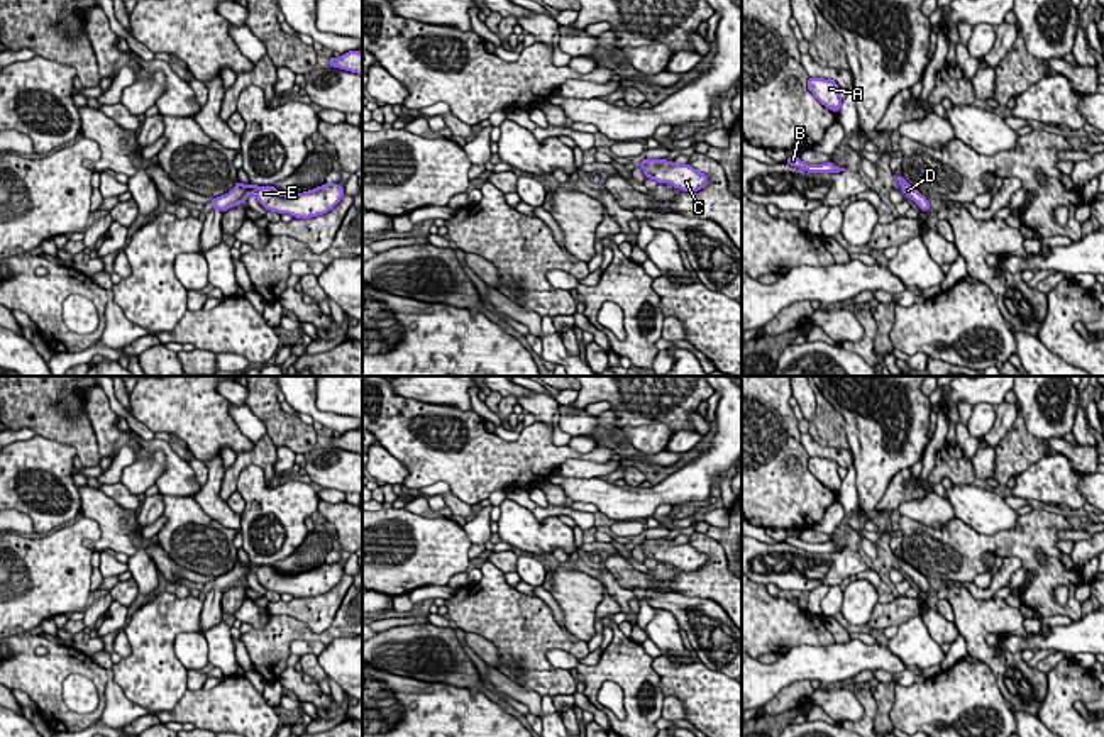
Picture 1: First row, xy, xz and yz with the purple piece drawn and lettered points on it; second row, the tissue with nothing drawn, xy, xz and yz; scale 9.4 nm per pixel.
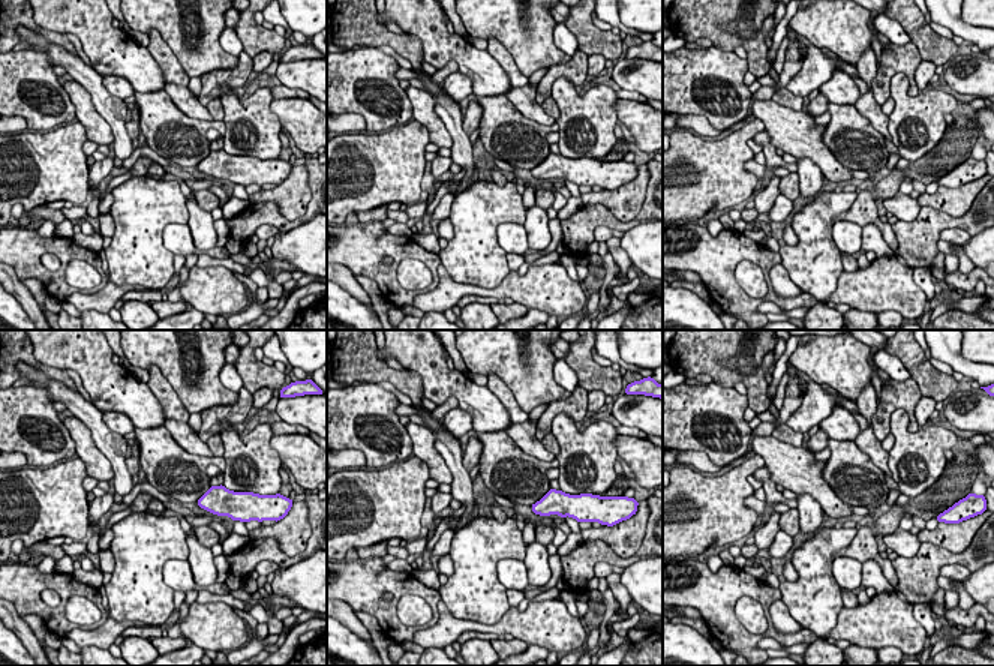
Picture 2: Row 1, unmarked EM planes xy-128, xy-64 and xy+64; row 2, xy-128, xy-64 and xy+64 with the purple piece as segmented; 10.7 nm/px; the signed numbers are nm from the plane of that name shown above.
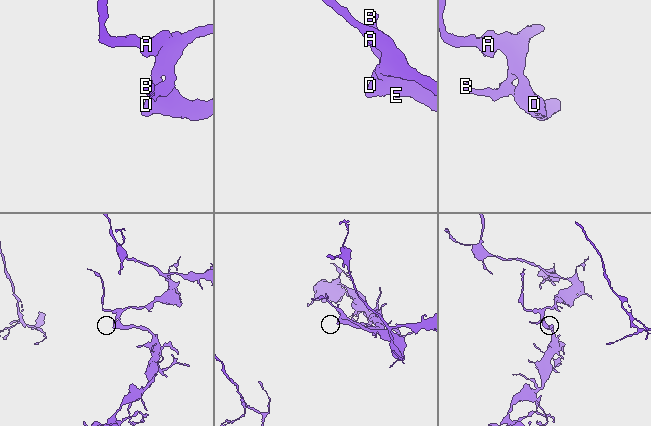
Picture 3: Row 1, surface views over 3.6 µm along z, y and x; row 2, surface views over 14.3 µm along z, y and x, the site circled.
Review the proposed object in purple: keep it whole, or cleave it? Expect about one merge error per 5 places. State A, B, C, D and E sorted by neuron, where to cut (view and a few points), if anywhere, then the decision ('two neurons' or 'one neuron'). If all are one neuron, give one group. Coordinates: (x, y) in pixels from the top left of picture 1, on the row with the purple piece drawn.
A B C D E; no cut; one neuron

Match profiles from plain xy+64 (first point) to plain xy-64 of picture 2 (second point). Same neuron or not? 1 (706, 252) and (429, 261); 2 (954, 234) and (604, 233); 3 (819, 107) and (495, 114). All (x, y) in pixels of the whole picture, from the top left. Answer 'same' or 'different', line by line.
1: same
2: same
3: different

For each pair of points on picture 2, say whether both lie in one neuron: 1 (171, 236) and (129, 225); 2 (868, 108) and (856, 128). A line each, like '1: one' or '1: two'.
1: two
2: two

